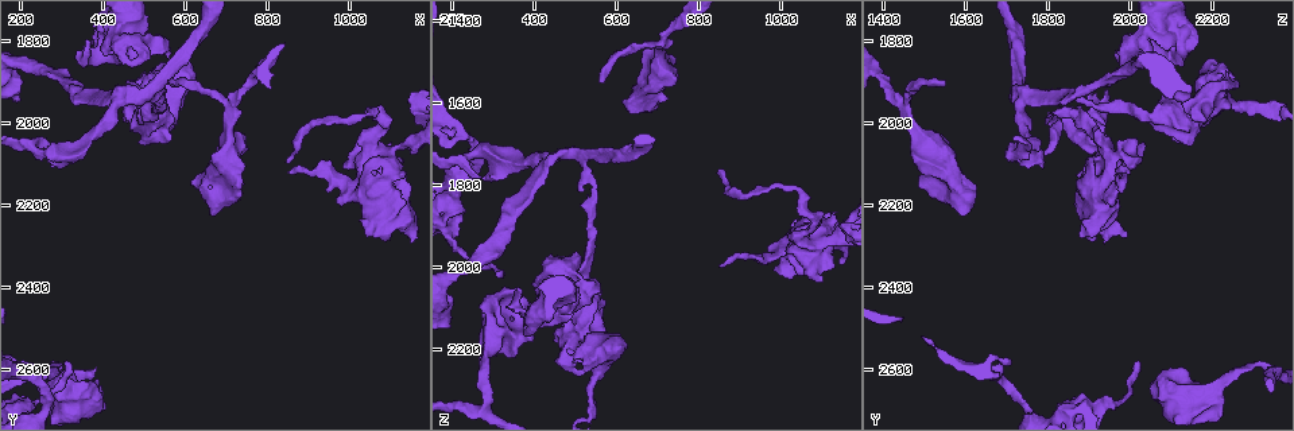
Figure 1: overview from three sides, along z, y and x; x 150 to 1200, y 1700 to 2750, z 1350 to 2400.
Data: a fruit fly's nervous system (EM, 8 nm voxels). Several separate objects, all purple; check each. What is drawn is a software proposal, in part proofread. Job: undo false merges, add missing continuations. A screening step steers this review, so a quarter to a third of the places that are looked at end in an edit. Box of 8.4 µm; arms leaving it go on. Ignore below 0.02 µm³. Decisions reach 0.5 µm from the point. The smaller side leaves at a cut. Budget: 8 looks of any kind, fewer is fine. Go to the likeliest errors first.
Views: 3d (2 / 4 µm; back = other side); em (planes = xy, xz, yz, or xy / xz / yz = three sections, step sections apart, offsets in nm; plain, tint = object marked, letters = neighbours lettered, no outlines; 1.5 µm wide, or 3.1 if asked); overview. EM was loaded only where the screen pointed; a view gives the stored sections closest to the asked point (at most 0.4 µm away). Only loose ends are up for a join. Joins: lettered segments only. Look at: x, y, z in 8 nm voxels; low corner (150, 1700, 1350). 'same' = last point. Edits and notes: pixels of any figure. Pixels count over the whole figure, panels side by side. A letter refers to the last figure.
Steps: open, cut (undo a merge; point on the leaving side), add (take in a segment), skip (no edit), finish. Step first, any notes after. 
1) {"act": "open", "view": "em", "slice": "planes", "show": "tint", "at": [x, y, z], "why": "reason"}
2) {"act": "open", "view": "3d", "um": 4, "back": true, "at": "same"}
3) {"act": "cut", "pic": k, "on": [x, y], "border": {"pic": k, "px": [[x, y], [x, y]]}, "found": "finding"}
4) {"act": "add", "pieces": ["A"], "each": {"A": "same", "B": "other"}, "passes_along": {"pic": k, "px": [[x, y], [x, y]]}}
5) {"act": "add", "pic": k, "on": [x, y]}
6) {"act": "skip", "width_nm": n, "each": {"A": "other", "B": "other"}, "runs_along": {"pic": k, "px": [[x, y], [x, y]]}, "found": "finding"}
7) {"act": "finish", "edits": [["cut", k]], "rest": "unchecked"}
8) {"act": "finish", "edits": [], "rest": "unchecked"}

{"act": "open", "view": "3d", "um": 2, "at": [850, 2125, 2005], "why": "free end"}

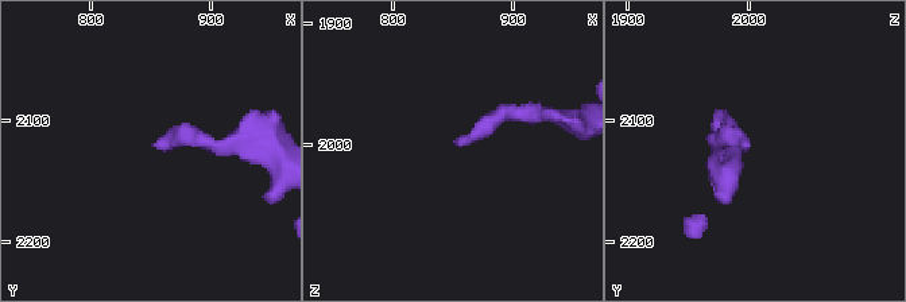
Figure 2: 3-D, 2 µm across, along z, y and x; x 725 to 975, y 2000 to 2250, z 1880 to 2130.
{"act": "open", "view": "em", "slice": "planes", "show": "letters", "at": [854, 2124, 2002], "why": "shape alone is not enough"}

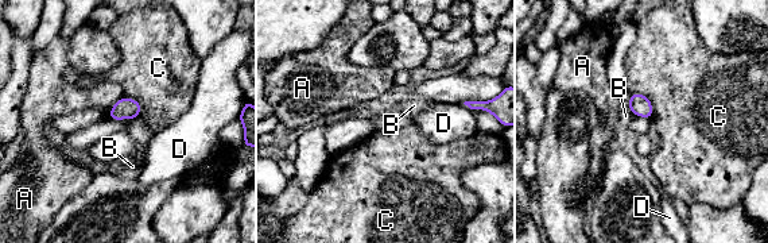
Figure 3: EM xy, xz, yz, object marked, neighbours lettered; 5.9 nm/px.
{"act": "skip", "each": {"A": "other", "B": "other", "C": "other", "D": "other"}, "found": "no lettered segment goes on from it"}

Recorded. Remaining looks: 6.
{"act": "open", "view": "3d", "um": 4, "at": [715, 1960, 1455], "why": "sudden change in width"}

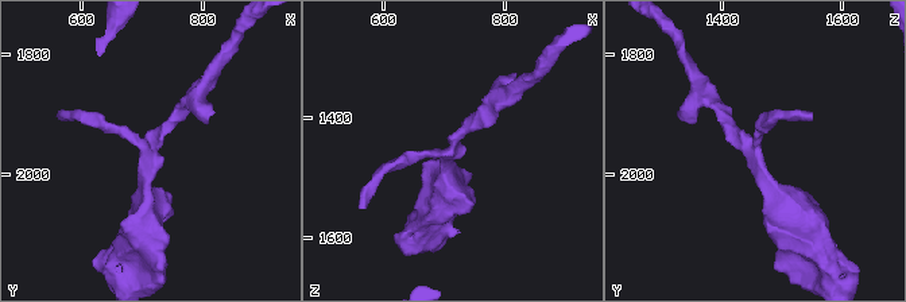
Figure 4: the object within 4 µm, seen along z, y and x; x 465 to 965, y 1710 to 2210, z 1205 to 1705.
{"act": "open", "view": "em", "slice": "planes", "show": "letters", "at": [715, 1970, 1455], "why": "shape alone is not enough"}

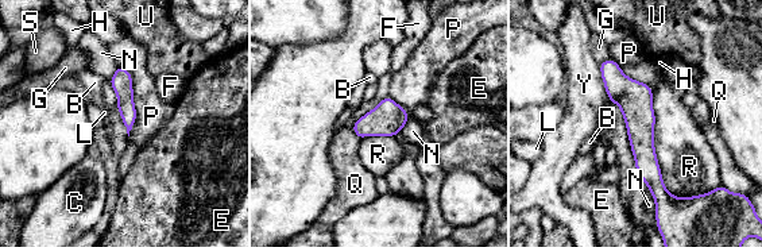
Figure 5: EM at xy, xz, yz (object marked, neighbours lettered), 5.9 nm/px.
{"act": "skip", "width_nm": 100, "each": {"B": "other", "C": "other", "E": "other", "F": "other", "G": "other", "H": "other", "L": "other", "N": "other", "P": "other", "Q": "other", "R": "other", "S": "other", "U": "other", "Y": "other"}, "border": {"pic": 5, "px": [[118, 65], [131, 76], [128, 136]]}, "found": "continuous, no second neuron"}

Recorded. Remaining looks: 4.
{"act": "open", "view": "em", "slice": "planes", "show": "plain", "at": [1125, 2055, 1935], "why": "abrupt turn"}

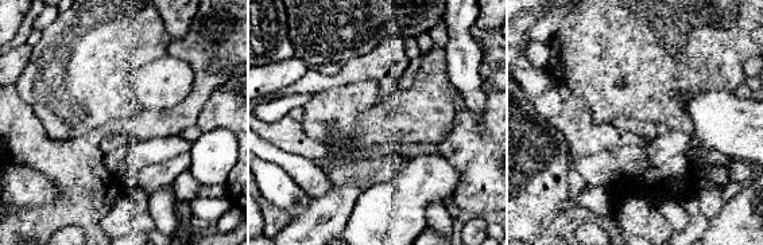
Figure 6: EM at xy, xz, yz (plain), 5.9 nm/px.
{"act": "open", "view": "em", "slice": "planes", "show": "letters", "at": "same"}

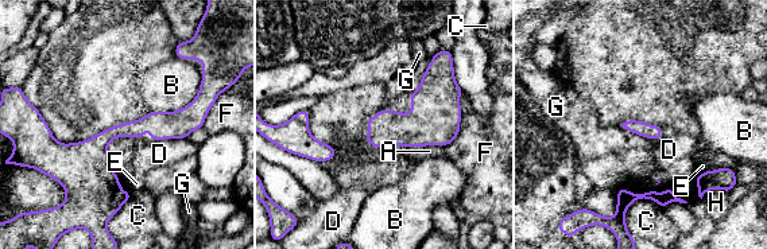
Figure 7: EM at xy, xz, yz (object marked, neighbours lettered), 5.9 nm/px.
{"act": "skip", "longest_contact_nm": ["B", 400], "each": {"A": "other", "B": "other", "C": "other", "D": "other", "E": "other", "F": "other", "G": "other", "H": "other"}, "border": {"pic": 7, "px": [[171, 137], [185, 139]]}, "found": "continuous, no second neuron"}

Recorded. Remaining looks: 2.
{"act": "finish", "edits": [], "rest": "unchecked"}

